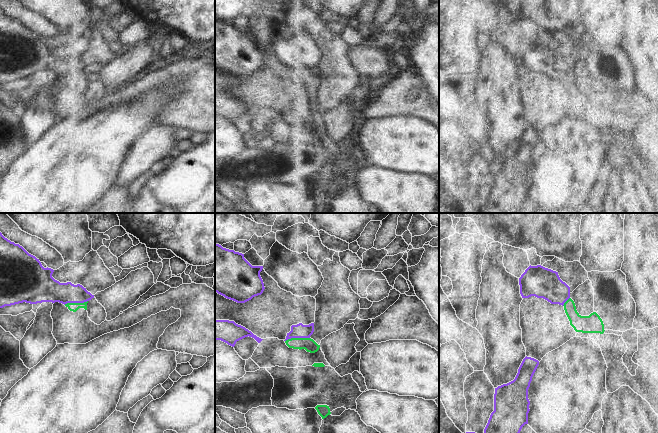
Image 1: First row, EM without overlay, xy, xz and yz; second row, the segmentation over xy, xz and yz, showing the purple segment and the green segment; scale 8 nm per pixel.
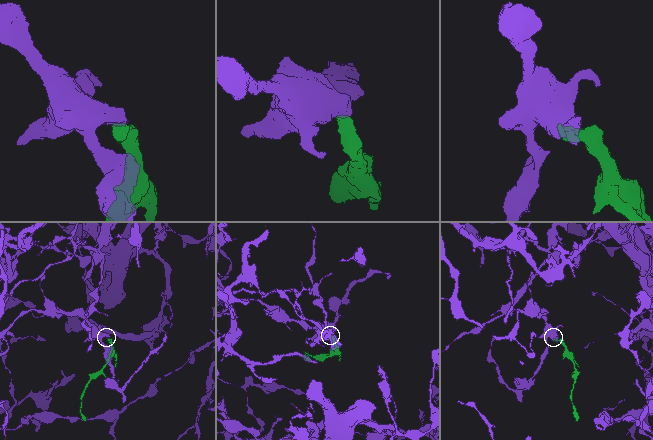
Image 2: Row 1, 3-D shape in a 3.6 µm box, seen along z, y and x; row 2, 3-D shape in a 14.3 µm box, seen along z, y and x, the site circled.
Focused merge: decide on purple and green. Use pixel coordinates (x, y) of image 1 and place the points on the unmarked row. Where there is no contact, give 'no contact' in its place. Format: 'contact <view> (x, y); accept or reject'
contact xz (297, 113); accept

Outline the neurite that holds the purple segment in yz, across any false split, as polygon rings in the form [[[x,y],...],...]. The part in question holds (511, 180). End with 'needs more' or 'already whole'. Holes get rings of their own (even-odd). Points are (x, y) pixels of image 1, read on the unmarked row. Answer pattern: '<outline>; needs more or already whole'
[[[526,132],[515,155],[495,164],[494,187],[484,209],[466,208],[464,213],[518,213],[522,203],[528,200],[528,165],[538,141],[538,136]]]; already whole

